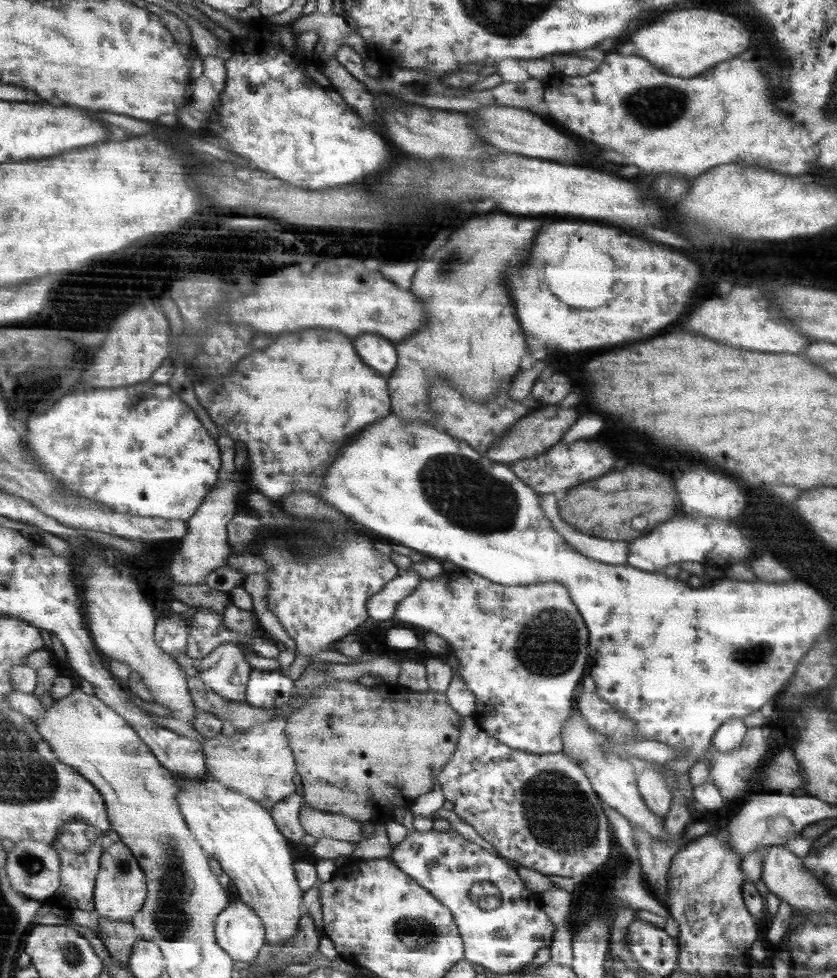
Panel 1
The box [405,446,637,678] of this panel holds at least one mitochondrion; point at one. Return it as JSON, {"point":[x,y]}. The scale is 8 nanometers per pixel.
{"point":[463,491]}

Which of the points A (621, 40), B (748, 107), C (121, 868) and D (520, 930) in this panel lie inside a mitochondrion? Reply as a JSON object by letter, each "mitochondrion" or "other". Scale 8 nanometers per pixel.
{"A":"other","B":"other","C":"mitochondrion","D":"other"}

